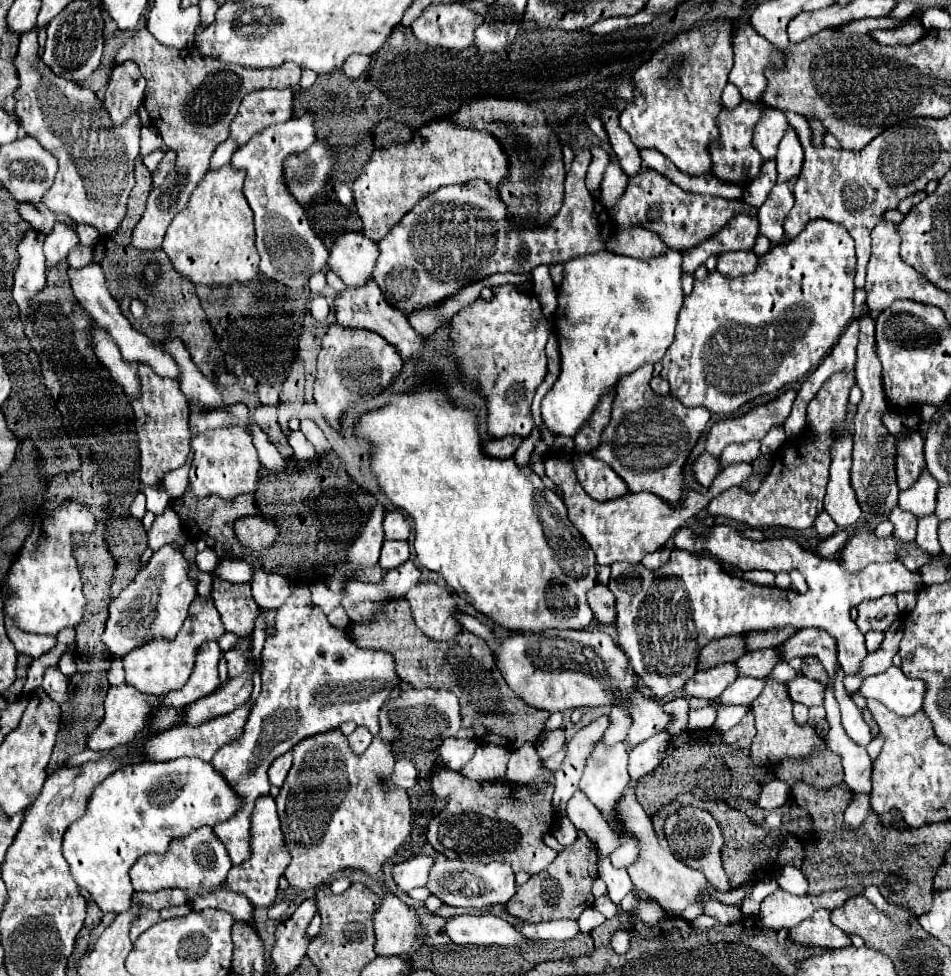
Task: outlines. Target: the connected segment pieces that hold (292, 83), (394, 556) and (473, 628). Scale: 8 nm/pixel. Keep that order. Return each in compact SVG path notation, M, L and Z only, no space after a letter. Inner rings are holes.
M146 27L138 29L122 45L118 55L114 57L116 63L128 61L128 59L138 63L144 79L148 81L148 85L146 85L146 109L148 109L148 113L156 113L154 119L152 119L154 127L164 137L164 143L168 145L168 149L174 149L178 153L176 167L172 169L172 173L168 175L168 179L160 187L154 187L150 191L148 201L146 201L146 211L144 211L142 219L138 221L138 225L132 231L132 245L136 249L160 249L166 227L170 225L174 215L188 205L188 199L190 199L192 191L198 187L198 183L206 175L208 159L210 159L212 151L216 149L218 143L226 141L228 125L234 119L242 97L256 91L256 89L292 89L292 87L296 87L300 83L300 67L296 63L284 63L276 69L246 69L246 67L232 65L232 63L220 63L216 59L202 57L196 47L186 47L186 49L164 47L162 43L158 43L154 39L154 35Z
M384 541L382 553L380 553L380 567L382 569L394 569L408 561L408 543L406 541Z
M456 612L454 615L458 617L458 621L462 623L462 626L465 629L483 638L485 641L495 640L493 631L479 622L477 618L465 613L461 613L462 612Z

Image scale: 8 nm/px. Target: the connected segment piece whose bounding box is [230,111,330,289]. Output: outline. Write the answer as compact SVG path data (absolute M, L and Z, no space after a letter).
M312 111L294 117L280 125L270 125L268 129L256 133L250 143L238 147L236 155L232 155L230 165L246 171L244 181L244 197L254 211L256 225L256 249L260 255L260 273L268 279L274 279L290 289L304 287L310 275L326 269L328 247L324 241L312 231L306 211L296 203L284 185L282 177L282 161L290 153L306 151L316 141L316 115Z

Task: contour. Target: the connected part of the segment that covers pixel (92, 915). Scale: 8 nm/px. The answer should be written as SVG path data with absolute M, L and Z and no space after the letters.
M88 901L88 905L86 905L86 921L84 921L84 925L86 925L88 929L94 929L94 927L98 927L100 919L102 919L102 911L100 911L100 907L96 907L94 901Z

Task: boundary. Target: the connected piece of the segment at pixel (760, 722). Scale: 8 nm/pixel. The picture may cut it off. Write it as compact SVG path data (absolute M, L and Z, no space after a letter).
M764 679L762 693L752 701L752 713L756 717L756 737L750 747L750 759L754 767L776 767L786 757L808 757L814 751L824 751L824 739L820 739L812 725L794 723L792 701L788 699L786 683L776 679Z

